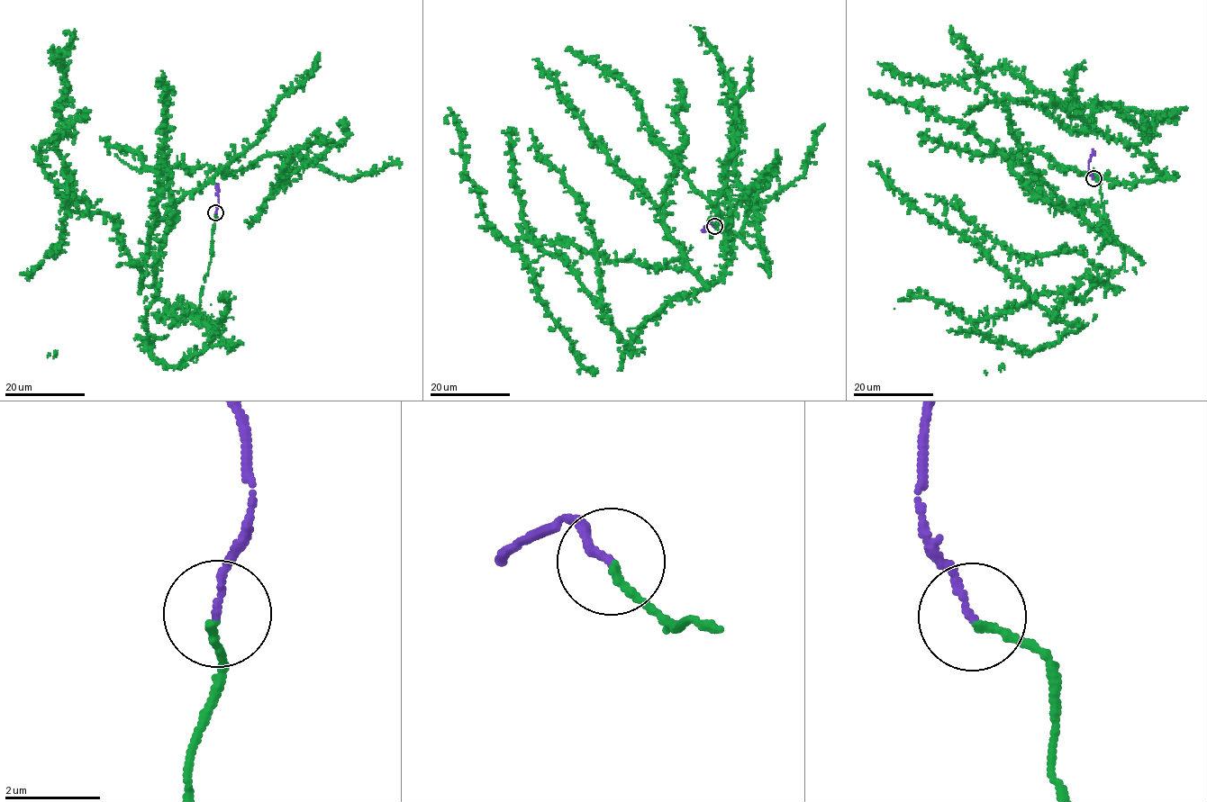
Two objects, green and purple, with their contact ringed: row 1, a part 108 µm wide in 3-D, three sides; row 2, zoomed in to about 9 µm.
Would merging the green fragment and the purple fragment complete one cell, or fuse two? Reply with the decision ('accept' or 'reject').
accept

